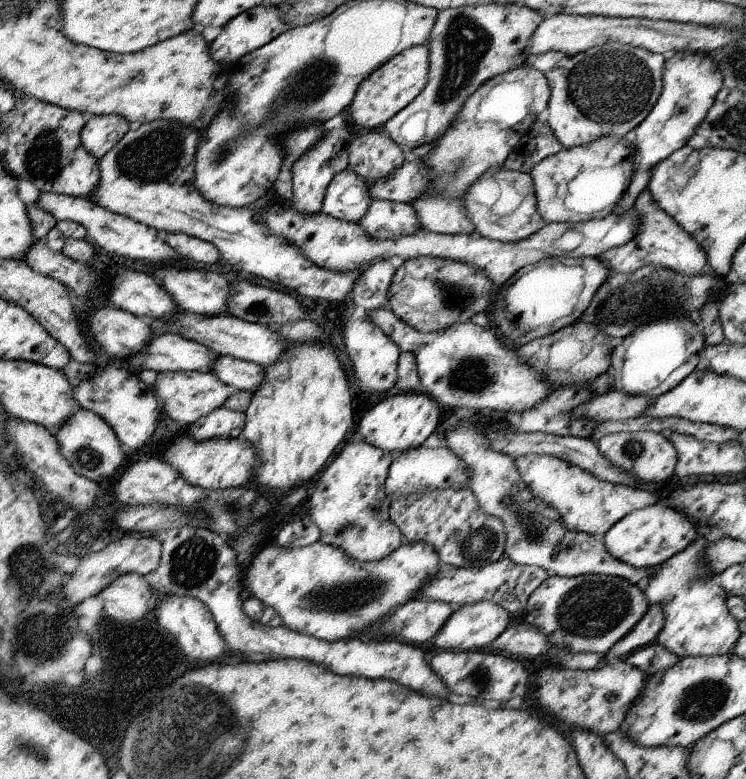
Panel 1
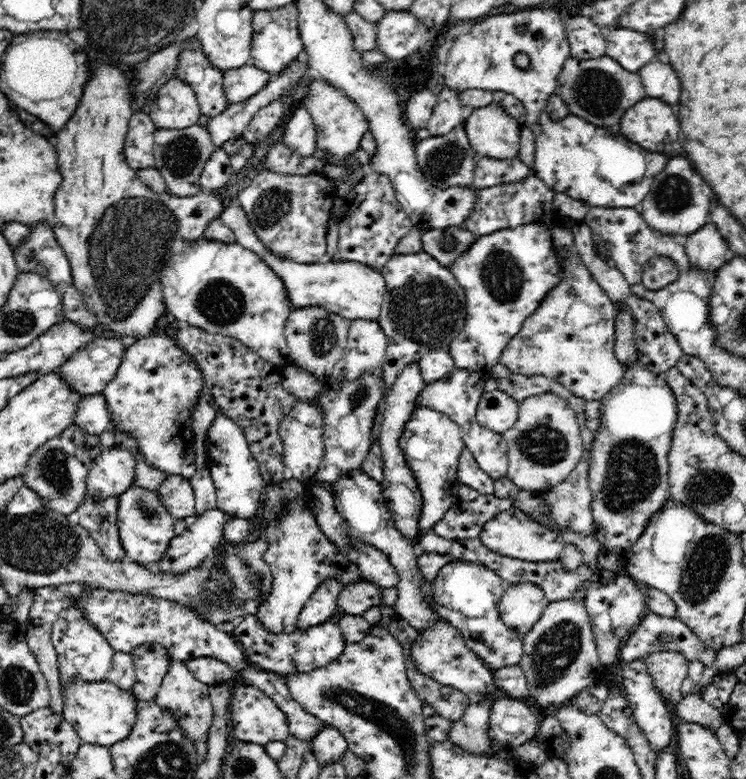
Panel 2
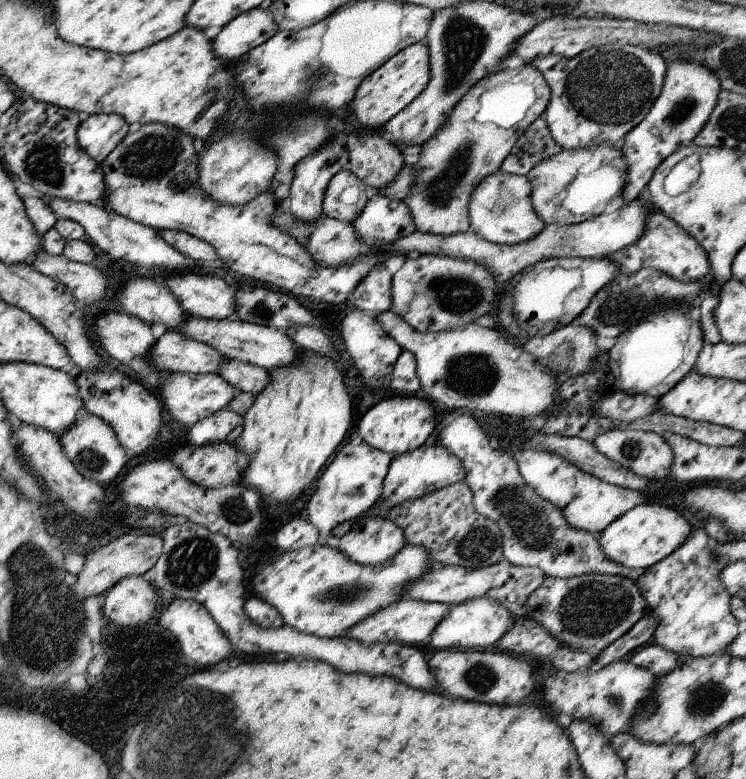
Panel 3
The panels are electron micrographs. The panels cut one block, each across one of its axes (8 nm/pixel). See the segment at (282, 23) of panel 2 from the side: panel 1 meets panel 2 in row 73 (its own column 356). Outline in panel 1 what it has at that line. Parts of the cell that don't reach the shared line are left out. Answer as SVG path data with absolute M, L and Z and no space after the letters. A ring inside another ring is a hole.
M162 119L148 123L142 123L139 129L129 130L120 142L108 150L100 160L101 180L100 186L96 188L95 203L103 206L109 211L118 213L136 222L155 228L159 232L176 234L182 233L188 236L209 241L217 245L221 252L221 260L228 266L234 268L236 272L246 272L250 276L262 278L273 282L284 290L285 286L298 291L298 295L304 298L322 298L332 302L340 302L350 294L357 282L358 269L356 272L332 272L323 268L318 268L314 261L298 248L298 245L290 244L289 240L279 236L274 236L266 225L258 224L258 214L268 210L269 195L255 200L248 207L228 208L228 206L218 206L198 192L194 184L194 156L200 144L201 133L198 128L190 128L188 124L180 124L178 120Z

